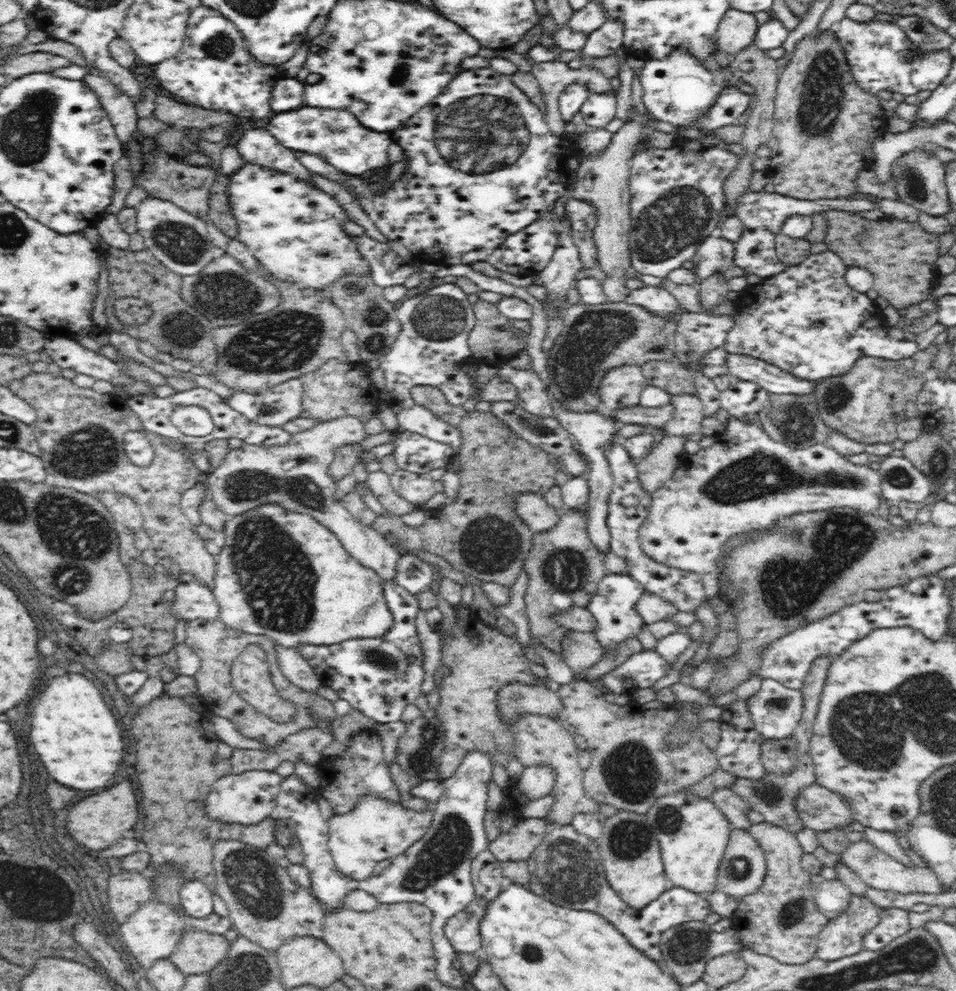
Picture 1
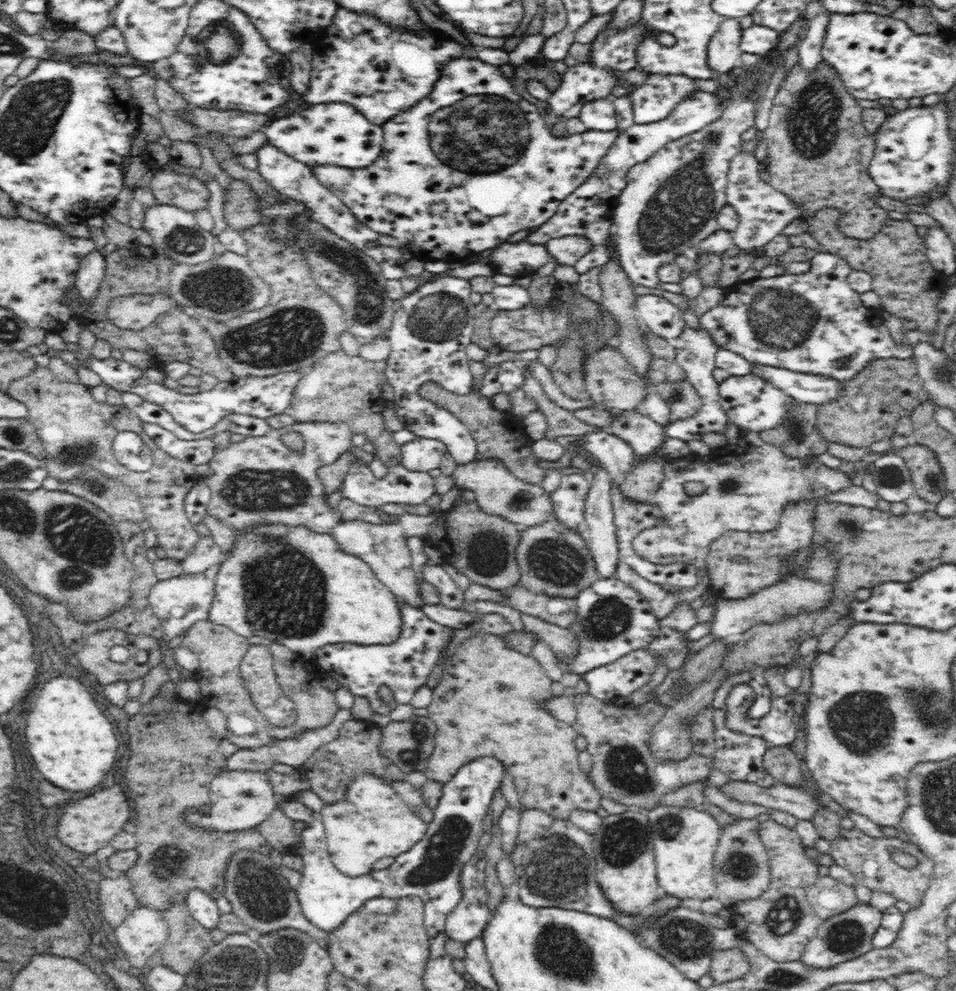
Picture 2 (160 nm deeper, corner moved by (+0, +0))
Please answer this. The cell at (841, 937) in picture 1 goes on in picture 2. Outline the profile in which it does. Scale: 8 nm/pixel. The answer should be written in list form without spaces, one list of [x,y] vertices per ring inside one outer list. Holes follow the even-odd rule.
[[[859,903],[840,914],[832,915],[817,927],[815,935],[804,947],[799,962],[812,969],[828,969],[859,958],[873,949],[872,938],[882,917],[882,912],[866,903]]]

